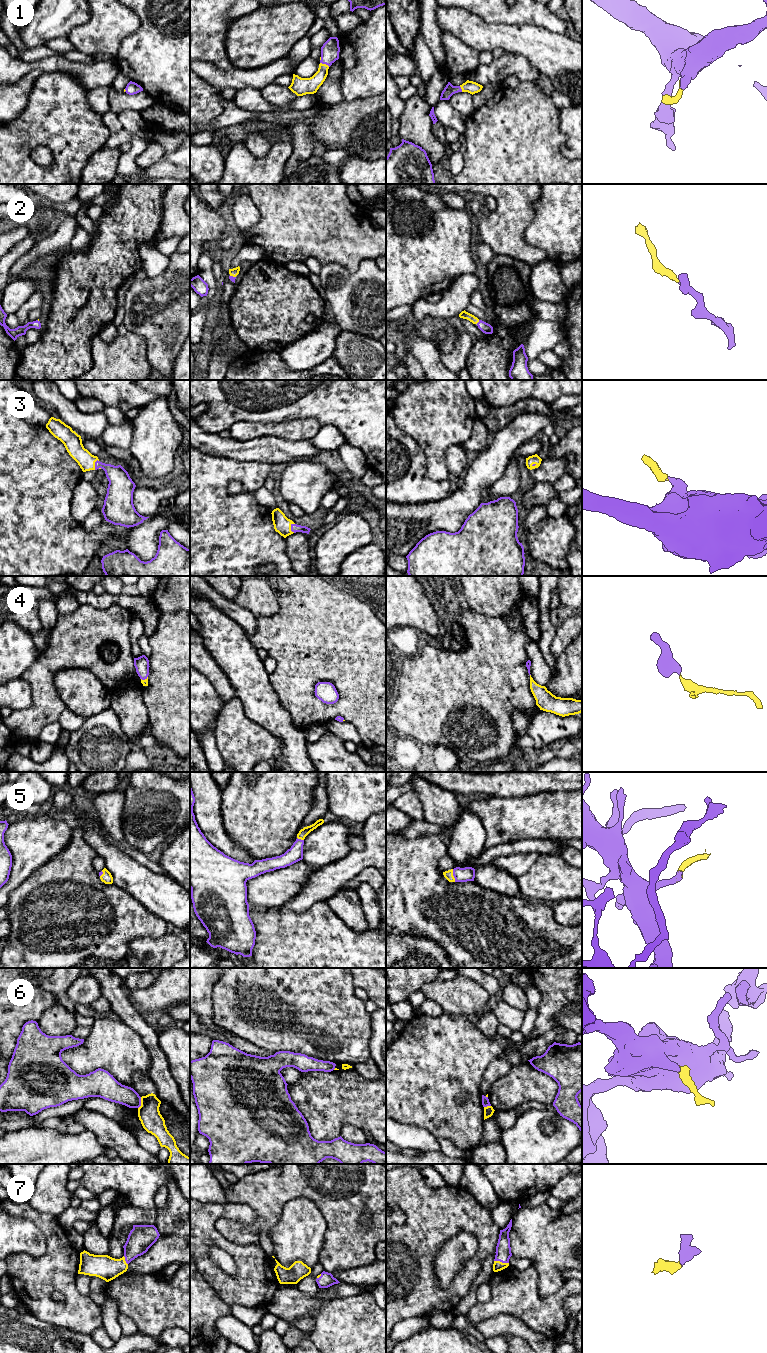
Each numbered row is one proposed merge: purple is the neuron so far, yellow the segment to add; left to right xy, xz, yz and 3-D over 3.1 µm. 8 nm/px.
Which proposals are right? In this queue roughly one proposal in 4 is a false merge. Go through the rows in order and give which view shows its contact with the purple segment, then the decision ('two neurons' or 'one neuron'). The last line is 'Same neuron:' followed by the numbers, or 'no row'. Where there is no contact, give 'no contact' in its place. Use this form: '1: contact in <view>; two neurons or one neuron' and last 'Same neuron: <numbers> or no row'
1: contact in xz; one neuron
2: contact in yz; one neuron
3: contact in xz; one neuron
4: contact in xy; one neuron
5: contact in yz; one neuron
6: contact in xy; two neurons
7: contact in yz; one neuron
Same neuron: 1, 2, 3, 4, 5, 7

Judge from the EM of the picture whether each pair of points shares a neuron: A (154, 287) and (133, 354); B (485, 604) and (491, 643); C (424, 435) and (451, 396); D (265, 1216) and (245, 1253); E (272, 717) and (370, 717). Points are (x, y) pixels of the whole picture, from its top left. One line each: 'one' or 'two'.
A: two
B: two
C: one
D: two
E: two

